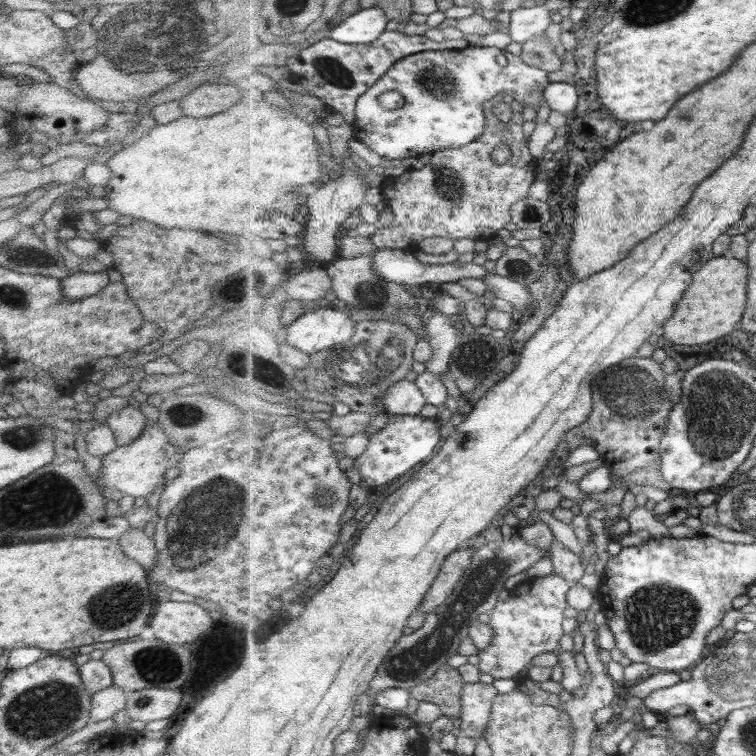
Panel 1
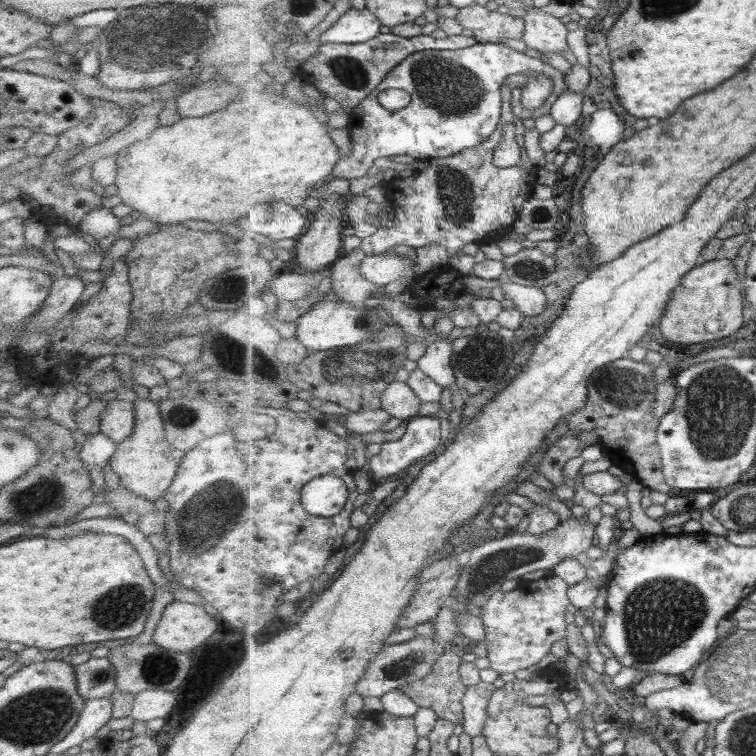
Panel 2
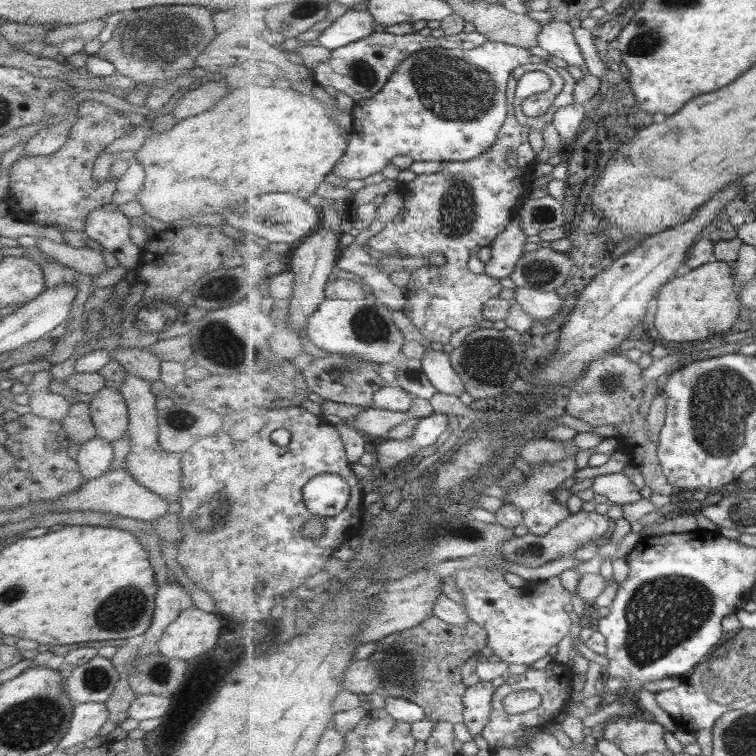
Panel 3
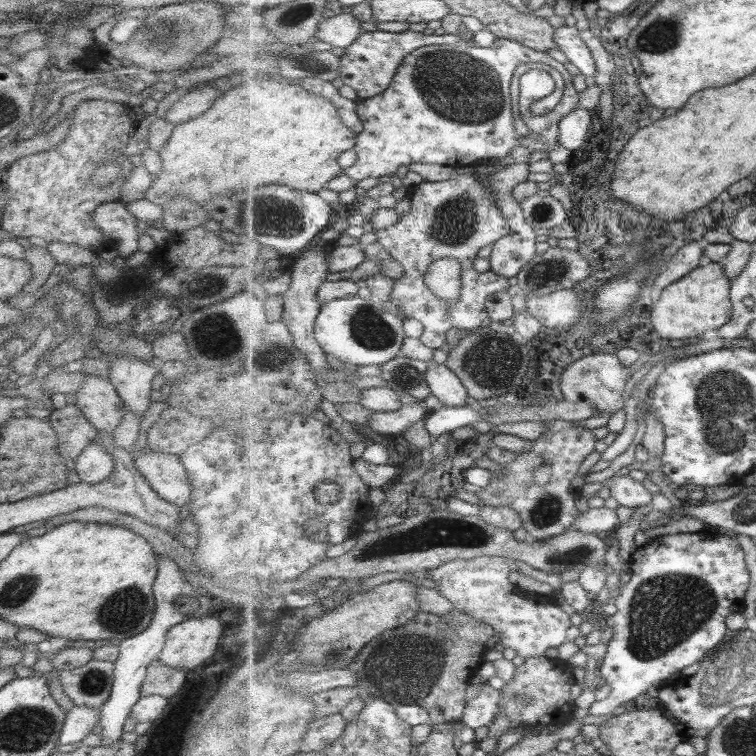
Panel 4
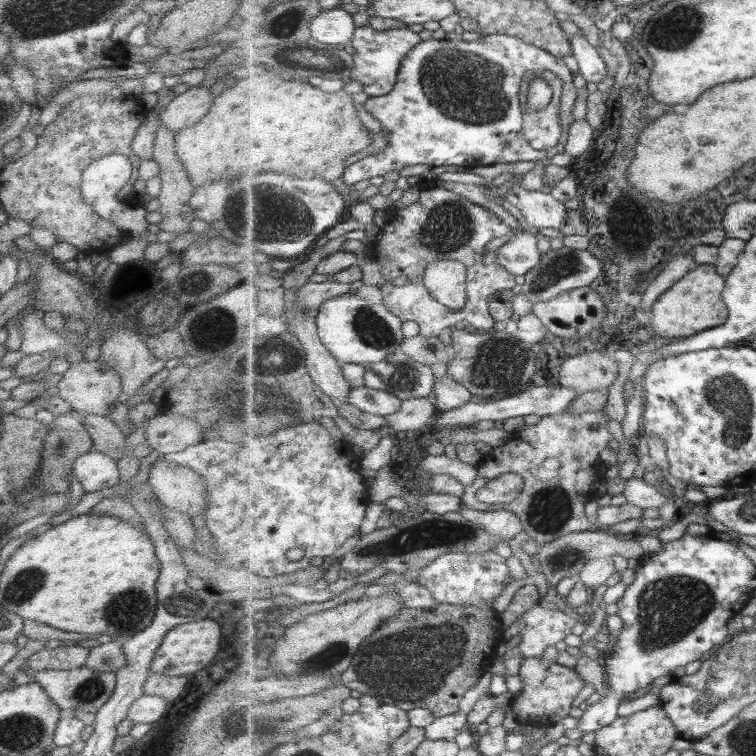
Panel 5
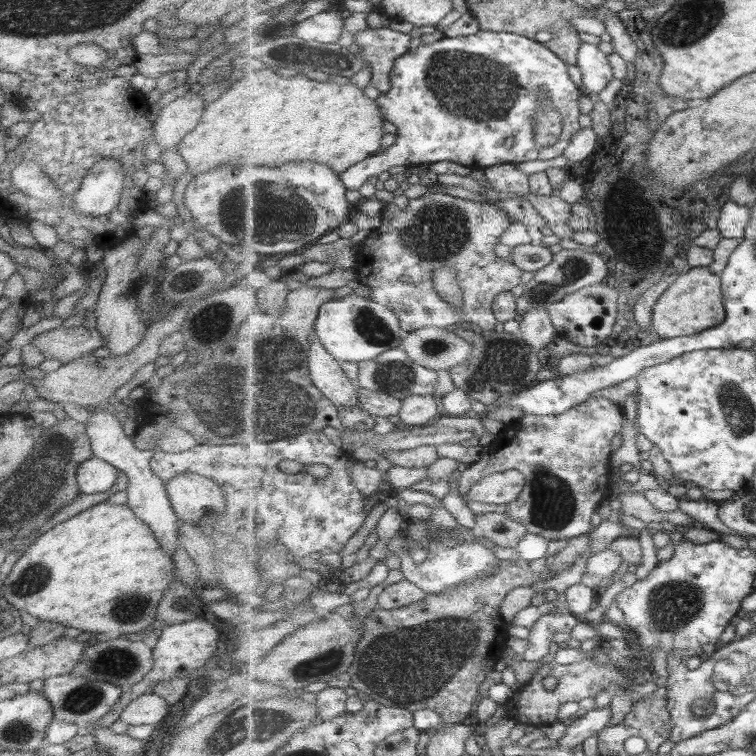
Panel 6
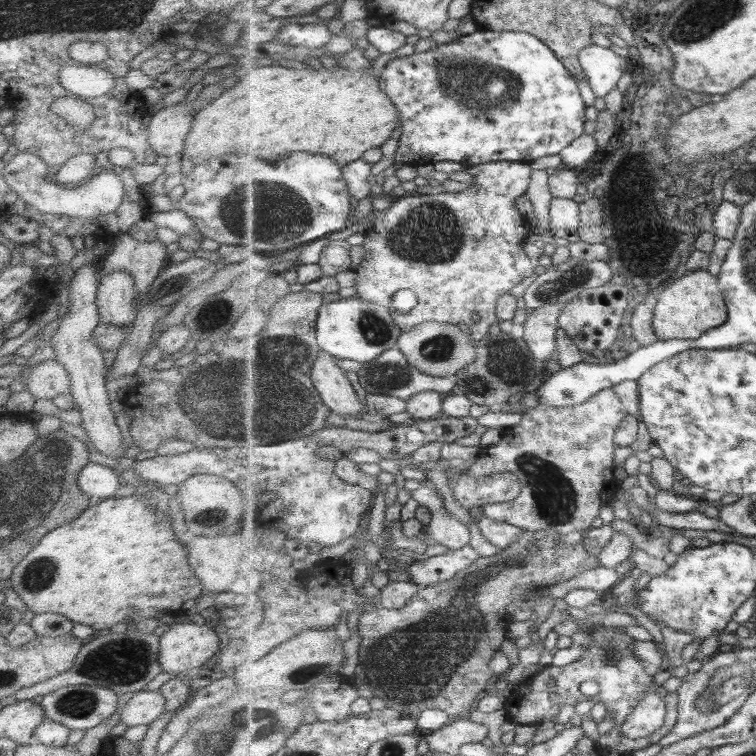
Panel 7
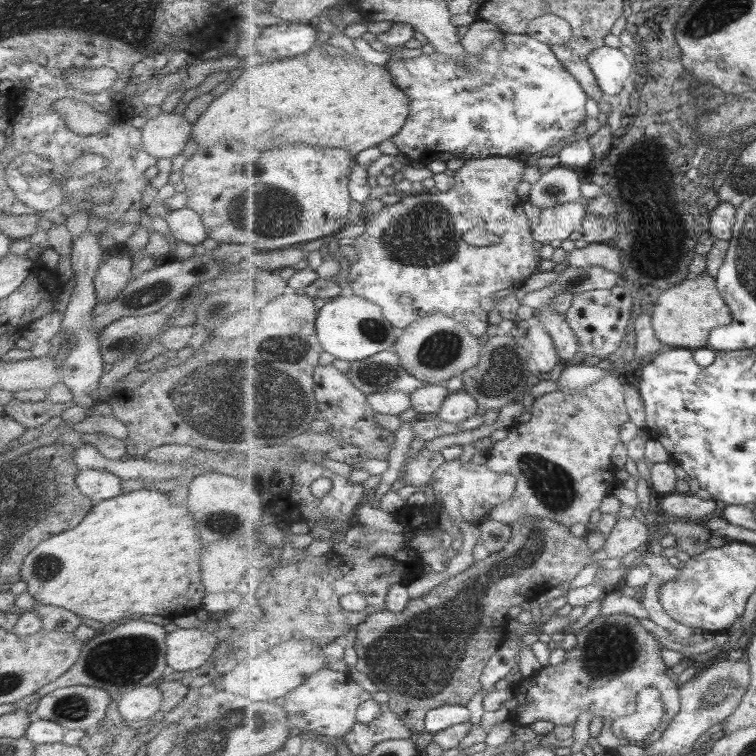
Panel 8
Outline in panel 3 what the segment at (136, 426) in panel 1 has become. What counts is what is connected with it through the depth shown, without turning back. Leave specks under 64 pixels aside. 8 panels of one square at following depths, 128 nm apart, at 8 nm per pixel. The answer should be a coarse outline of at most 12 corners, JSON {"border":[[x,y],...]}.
{"border":[[119,391],[93,392],[89,416],[96,436],[117,440],[128,427]]}

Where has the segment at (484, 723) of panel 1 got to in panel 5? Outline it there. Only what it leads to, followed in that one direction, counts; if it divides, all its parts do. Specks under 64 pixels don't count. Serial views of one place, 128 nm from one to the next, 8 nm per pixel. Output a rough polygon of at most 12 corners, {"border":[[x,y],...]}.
{"border":[[511,693],[479,698],[468,714],[469,728],[492,717],[499,706],[507,732],[518,726]]}

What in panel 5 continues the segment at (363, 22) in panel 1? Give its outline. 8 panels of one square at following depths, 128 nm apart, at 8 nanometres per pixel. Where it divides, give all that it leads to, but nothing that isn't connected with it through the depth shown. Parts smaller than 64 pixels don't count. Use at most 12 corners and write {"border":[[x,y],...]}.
{"border":[[338,8],[310,25],[312,46],[352,43],[355,20]]}

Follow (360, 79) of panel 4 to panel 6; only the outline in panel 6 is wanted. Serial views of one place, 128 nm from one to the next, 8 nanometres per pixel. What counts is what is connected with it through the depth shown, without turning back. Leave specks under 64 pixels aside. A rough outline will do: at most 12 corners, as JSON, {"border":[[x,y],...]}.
{"border":[[387,27],[355,34],[358,58],[371,67],[371,85],[392,88],[397,58],[410,52],[411,36]]}

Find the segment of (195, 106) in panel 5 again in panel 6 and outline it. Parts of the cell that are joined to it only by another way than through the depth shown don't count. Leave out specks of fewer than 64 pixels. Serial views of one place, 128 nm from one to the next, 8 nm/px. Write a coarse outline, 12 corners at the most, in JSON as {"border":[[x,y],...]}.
{"border":[[190,90],[158,111],[153,140],[162,150],[193,130],[205,103]]}

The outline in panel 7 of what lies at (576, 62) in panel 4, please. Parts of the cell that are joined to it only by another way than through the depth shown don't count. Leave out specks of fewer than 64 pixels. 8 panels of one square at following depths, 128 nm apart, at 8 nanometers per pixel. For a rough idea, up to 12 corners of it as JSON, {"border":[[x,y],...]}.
{"border":[[587,46],[580,65],[596,97],[629,72],[611,48]]}

